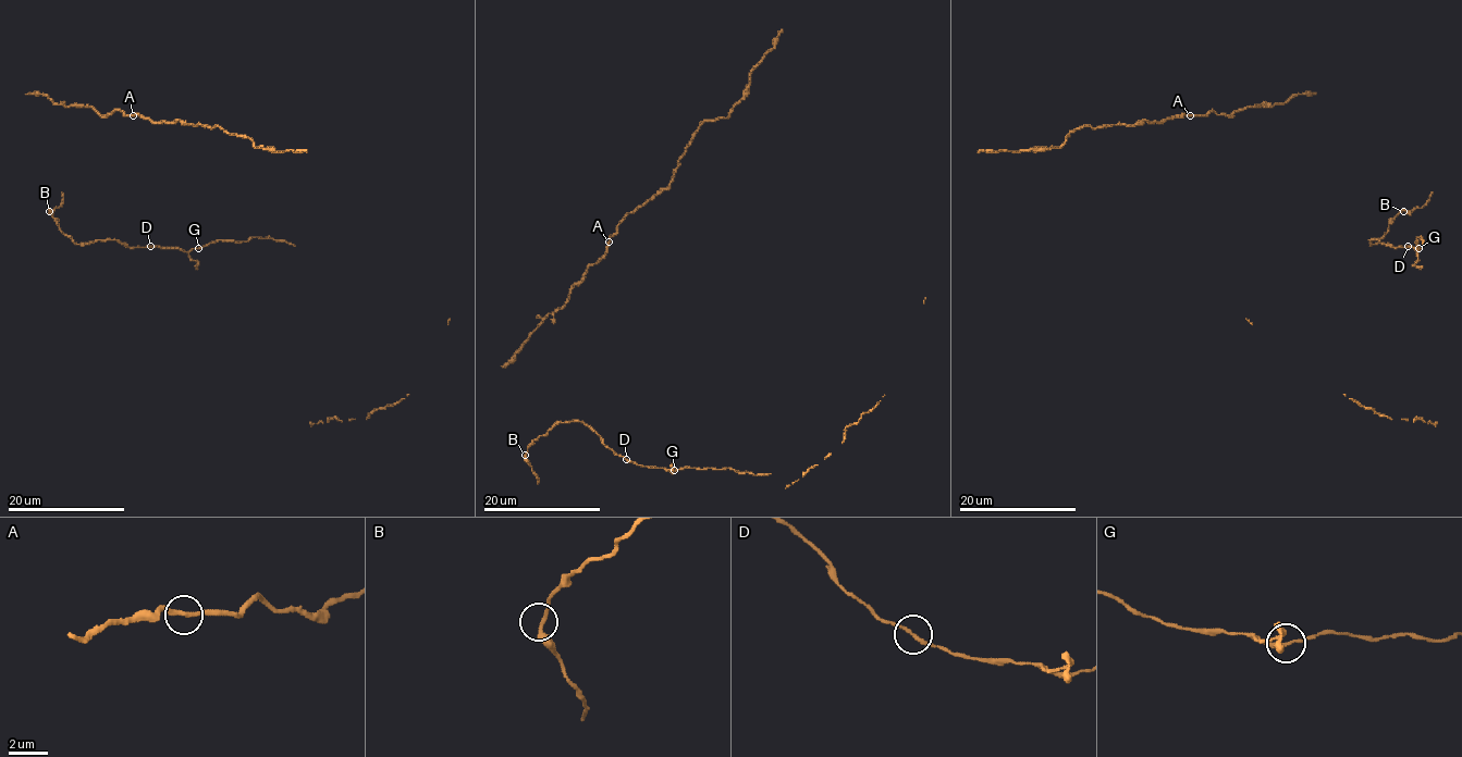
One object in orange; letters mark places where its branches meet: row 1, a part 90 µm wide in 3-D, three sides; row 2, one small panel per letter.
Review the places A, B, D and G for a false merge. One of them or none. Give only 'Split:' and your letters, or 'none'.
Split: none

